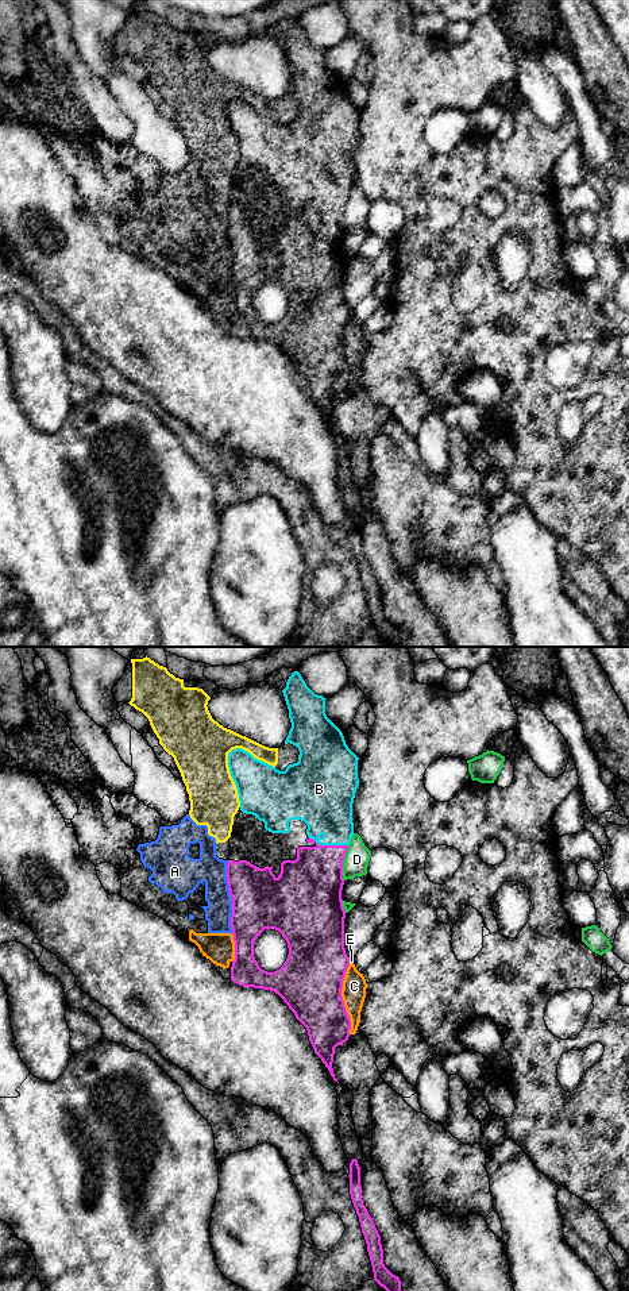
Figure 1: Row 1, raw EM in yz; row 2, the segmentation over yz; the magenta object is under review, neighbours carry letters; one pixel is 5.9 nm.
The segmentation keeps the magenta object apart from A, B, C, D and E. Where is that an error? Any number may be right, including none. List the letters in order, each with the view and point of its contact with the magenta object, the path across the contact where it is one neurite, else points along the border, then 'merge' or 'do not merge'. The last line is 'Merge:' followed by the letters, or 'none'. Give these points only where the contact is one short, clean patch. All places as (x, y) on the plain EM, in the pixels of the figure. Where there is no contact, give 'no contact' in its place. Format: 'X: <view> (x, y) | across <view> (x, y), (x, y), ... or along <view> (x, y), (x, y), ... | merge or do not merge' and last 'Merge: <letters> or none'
A: yz (231, 249) | do not merge
B: yz (328, 197) | merge
C: yz (342, 351) | do not merge
D: yz (342, 215) | do not merge
E: yz (348, 313) | do not merge
Merge: B

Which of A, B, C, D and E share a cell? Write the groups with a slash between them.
A C E / B / D

